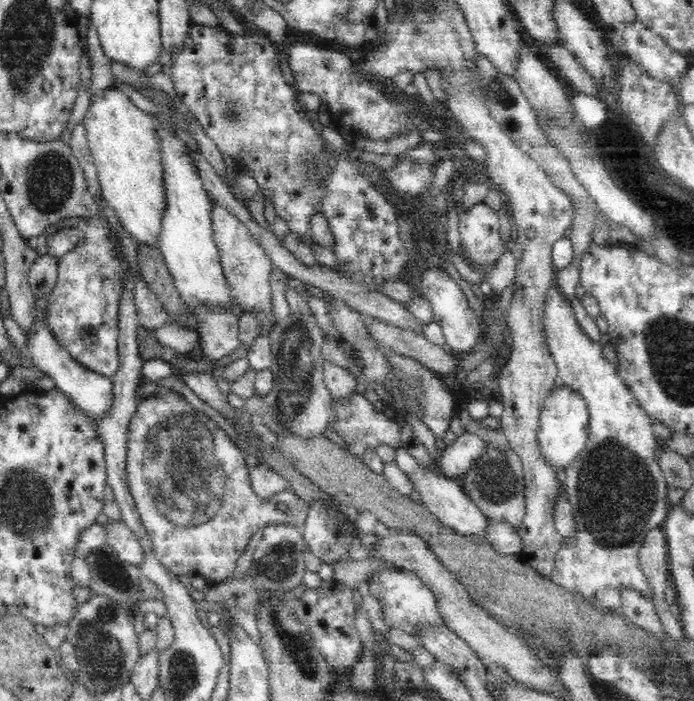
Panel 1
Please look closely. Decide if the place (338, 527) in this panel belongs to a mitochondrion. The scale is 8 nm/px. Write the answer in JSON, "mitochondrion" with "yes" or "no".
{"mitochondrion":"yes"}

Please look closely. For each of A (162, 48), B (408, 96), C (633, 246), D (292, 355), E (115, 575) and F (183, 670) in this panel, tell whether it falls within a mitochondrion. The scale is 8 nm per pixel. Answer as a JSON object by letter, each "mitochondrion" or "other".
{"A":"other","B":"other","C":"other","D":"mitochondrion","E":"mitochondrion","F":"mitochondrion"}

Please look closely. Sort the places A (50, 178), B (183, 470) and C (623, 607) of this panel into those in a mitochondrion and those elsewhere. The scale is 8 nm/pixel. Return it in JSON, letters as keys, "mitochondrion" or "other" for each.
{"A":"mitochondrion","B":"mitochondrion","C":"other"}

